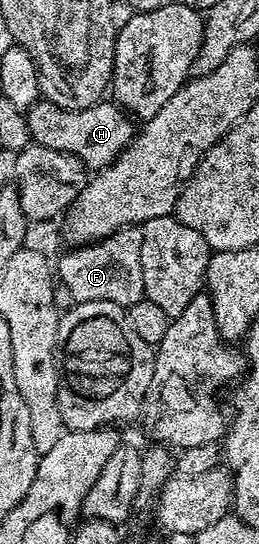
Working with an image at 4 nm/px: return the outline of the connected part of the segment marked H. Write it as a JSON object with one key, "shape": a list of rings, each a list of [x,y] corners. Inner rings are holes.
{"shape":[[[39,98],[32,107],[25,109],[31,141],[40,146],[48,146],[48,150],[60,150],[72,154],[76,158],[80,158],[87,169],[107,168],[129,146],[130,139],[134,137],[136,131],[136,124],[127,113],[118,107],[117,103],[106,103],[99,102],[84,110],[68,110],[56,106],[51,100]]]}

